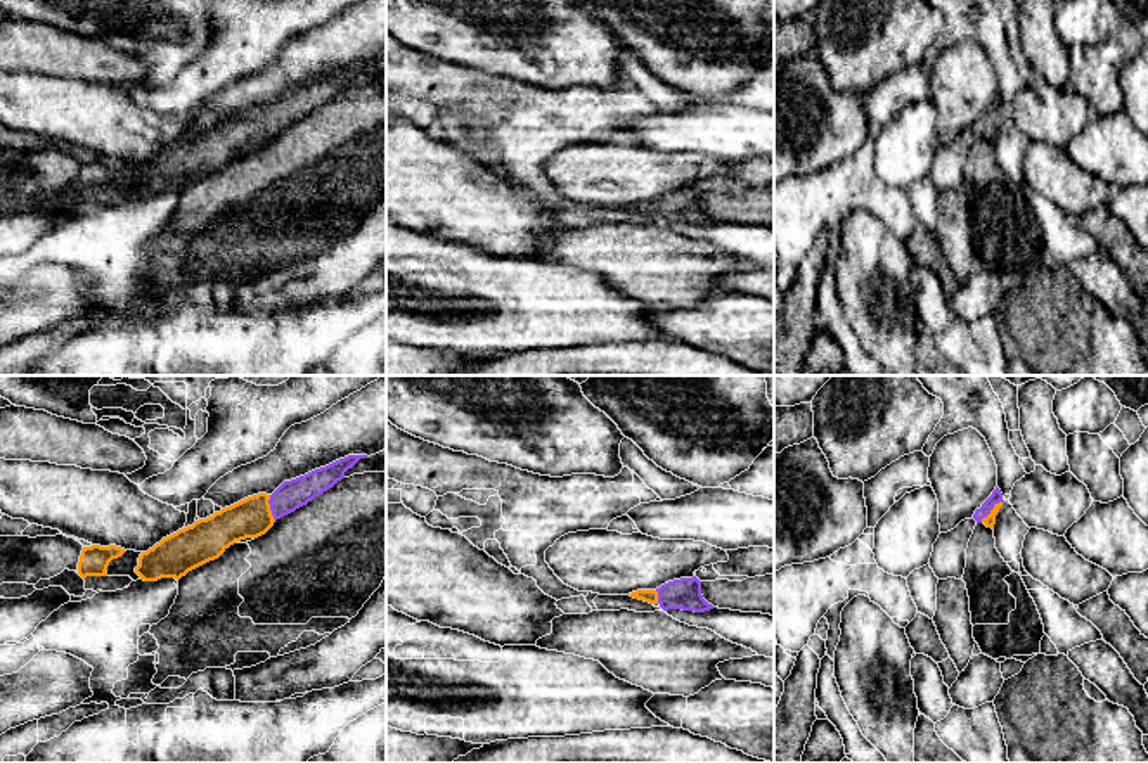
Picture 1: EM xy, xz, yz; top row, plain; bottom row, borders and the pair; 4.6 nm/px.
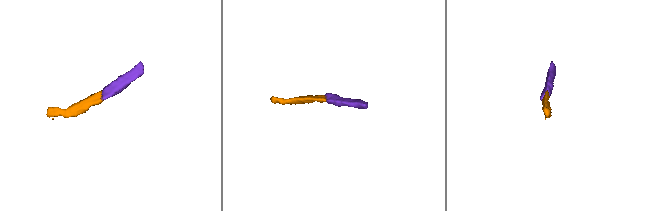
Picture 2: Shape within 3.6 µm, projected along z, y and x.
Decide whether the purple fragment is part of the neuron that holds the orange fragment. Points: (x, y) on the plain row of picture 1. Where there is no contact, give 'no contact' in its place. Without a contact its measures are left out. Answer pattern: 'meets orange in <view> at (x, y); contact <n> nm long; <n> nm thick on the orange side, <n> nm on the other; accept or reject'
meets orange in yz at (993, 121); contact 140 nm long; 60 nm thick on the orange side, 60 nm on the other; accept

